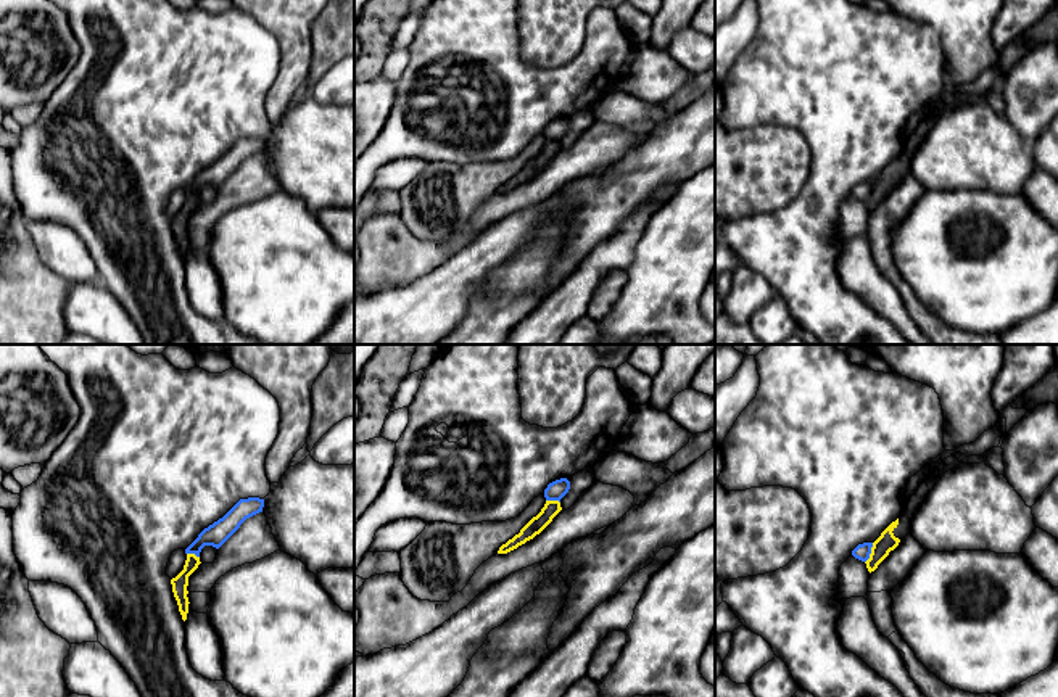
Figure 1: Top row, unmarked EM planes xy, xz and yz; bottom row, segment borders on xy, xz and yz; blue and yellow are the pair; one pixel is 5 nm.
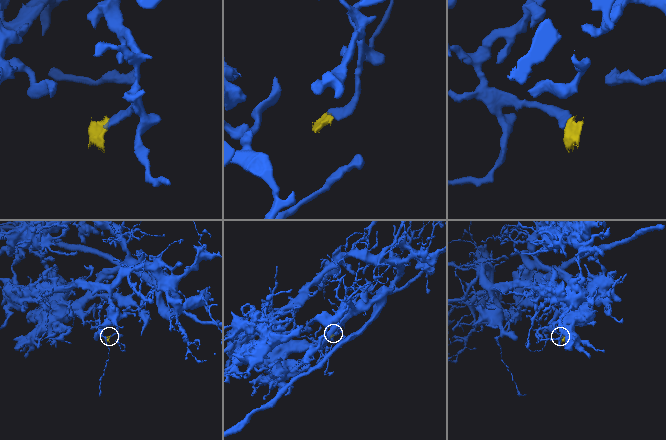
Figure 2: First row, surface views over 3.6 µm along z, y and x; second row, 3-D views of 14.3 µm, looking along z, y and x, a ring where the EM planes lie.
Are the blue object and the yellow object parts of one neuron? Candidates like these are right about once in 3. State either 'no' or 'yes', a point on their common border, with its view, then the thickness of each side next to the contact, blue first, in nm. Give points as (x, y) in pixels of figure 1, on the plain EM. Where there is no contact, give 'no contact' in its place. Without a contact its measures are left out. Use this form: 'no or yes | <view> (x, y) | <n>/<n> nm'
no | yz (870, 192) | 80/90 nm

